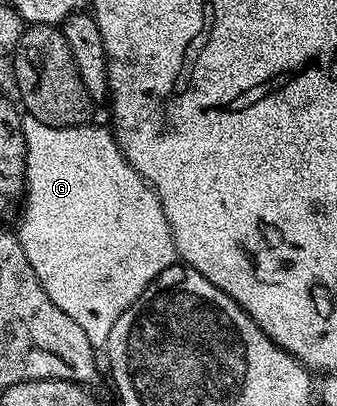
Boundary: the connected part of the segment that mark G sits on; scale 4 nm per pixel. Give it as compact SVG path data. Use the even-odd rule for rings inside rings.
M25 116L23 118L21 127L25 135L24 183L28 202L24 205L24 218L20 221L18 236L21 247L26 251L26 259L30 259L30 267L34 267L34 275L38 275L38 283L42 283L46 295L50 295L54 307L66 311L66 315L70 315L70 319L74 319L74 323L78 323L78 327L82 327L82 331L86 331L86 339L90 339L93 347L104 347L108 344L108 336L114 323L118 323L120 316L139 299L142 291L146 291L146 287L153 279L162 275L162 271L166 271L166 267L177 264L178 254L170 231L170 223L166 223L166 215L162 211L162 203L158 199L158 195L151 185L138 175L138 171L134 171L132 164L124 158L124 154L116 145L115 136L107 128L104 130L102 126L96 124L89 123L59 129L50 127L46 123L38 123L38 119L33 117Z

